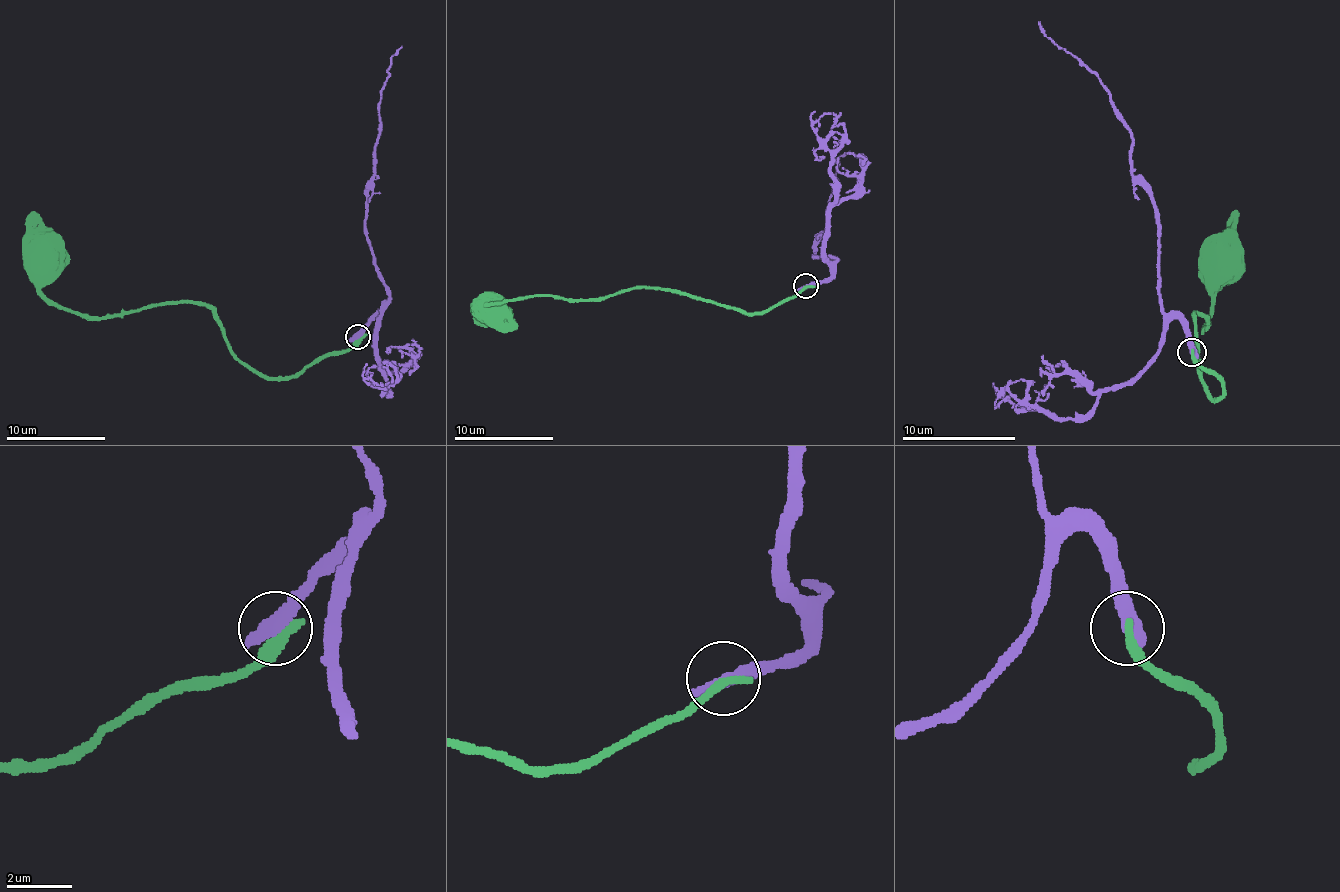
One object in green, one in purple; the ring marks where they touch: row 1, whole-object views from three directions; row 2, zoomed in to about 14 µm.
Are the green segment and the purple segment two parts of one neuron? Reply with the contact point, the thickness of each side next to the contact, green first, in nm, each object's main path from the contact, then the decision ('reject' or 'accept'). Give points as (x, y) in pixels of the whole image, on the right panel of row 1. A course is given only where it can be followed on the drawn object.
at (1192, 352); 340 nm thick on the green side, 480 nm on the other; green runs (1191, 353), (1222, 384), (1216, 398), (1202, 378), (1194, 316), (1208, 322), (1202, 330), (1211, 259); purple runs (1191, 353), (1188, 330), (1162, 310), (1157, 208), (1131, 171), (1131, 131), (1094, 75), (1049, 38), (1038, 21); reject

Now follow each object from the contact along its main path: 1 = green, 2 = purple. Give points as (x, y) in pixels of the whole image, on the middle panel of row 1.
1: (808, 285), (760, 312), (651, 288), (618, 290), (586, 300), (528, 295), (489, 302), (496, 298), (494, 302)
2: (805, 285), (823, 283), (832, 273), (832, 258), (813, 255), (815, 240), (828, 228), (837, 160), (850, 150)

